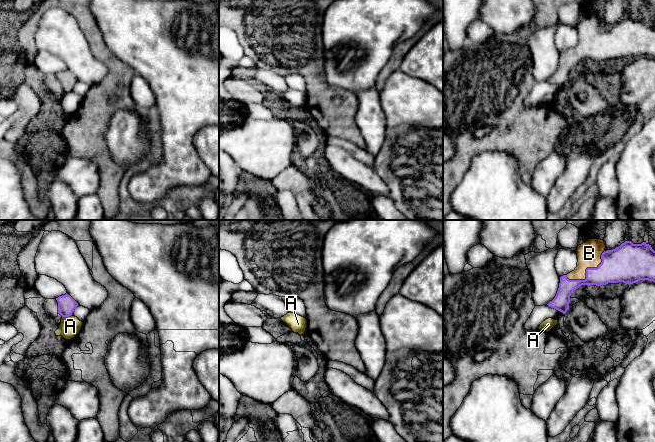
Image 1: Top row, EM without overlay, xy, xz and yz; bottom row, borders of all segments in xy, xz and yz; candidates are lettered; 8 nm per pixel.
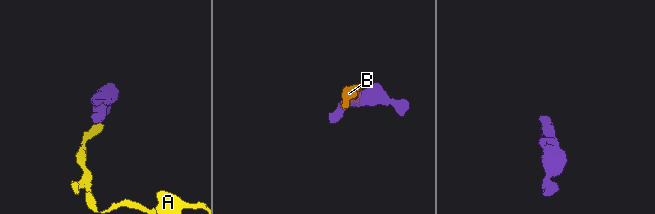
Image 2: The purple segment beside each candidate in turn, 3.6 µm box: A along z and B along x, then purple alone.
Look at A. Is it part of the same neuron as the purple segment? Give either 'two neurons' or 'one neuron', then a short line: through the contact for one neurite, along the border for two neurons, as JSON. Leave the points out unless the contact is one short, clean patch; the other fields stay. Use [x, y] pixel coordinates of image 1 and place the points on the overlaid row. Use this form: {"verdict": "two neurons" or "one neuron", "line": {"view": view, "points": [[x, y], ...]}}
{"verdict": "two neurons", "line": {"view": "xy", "points": [[71, 314], [62, 317]]}}

